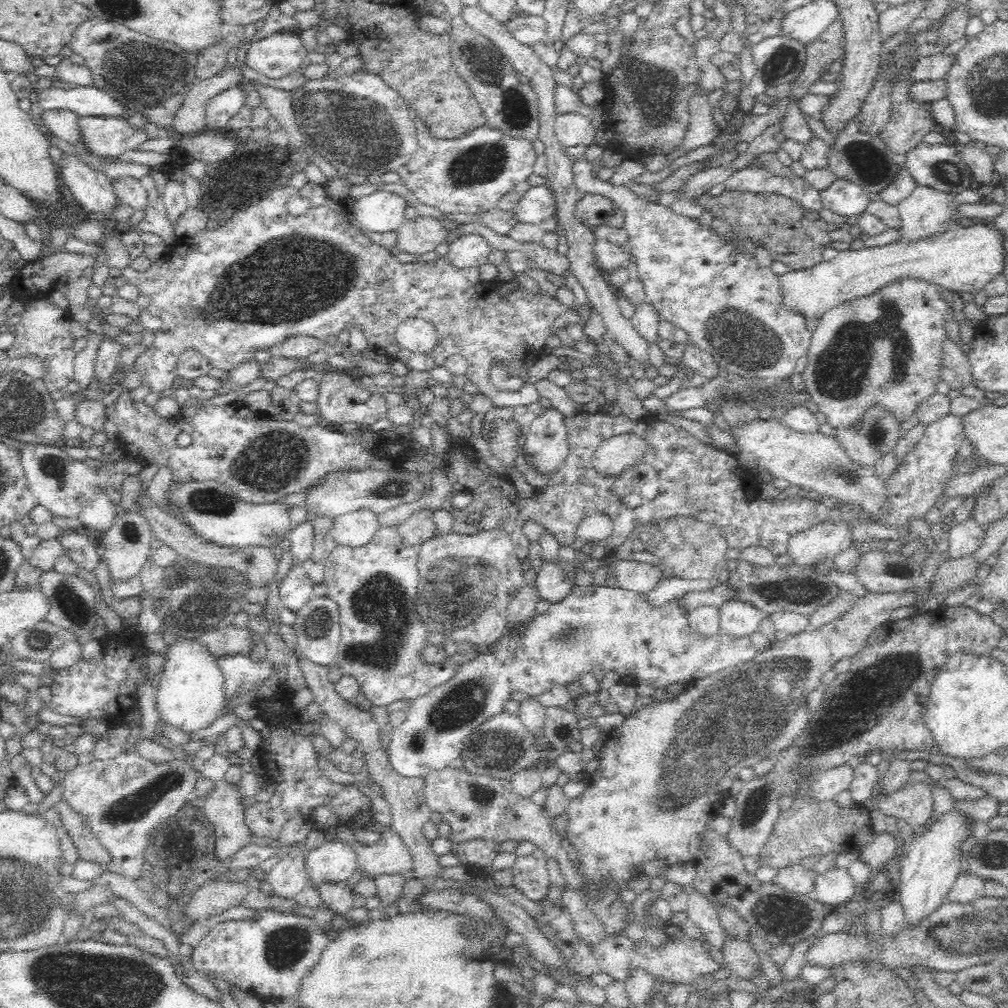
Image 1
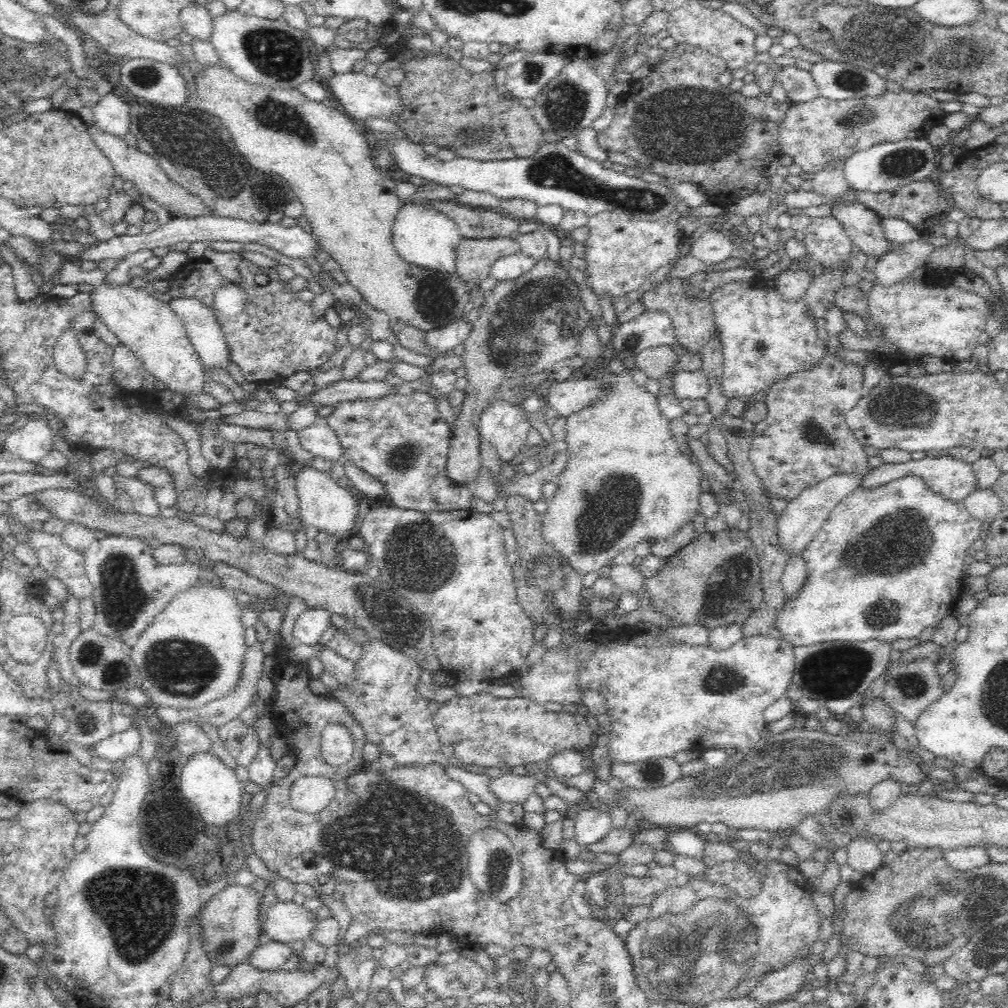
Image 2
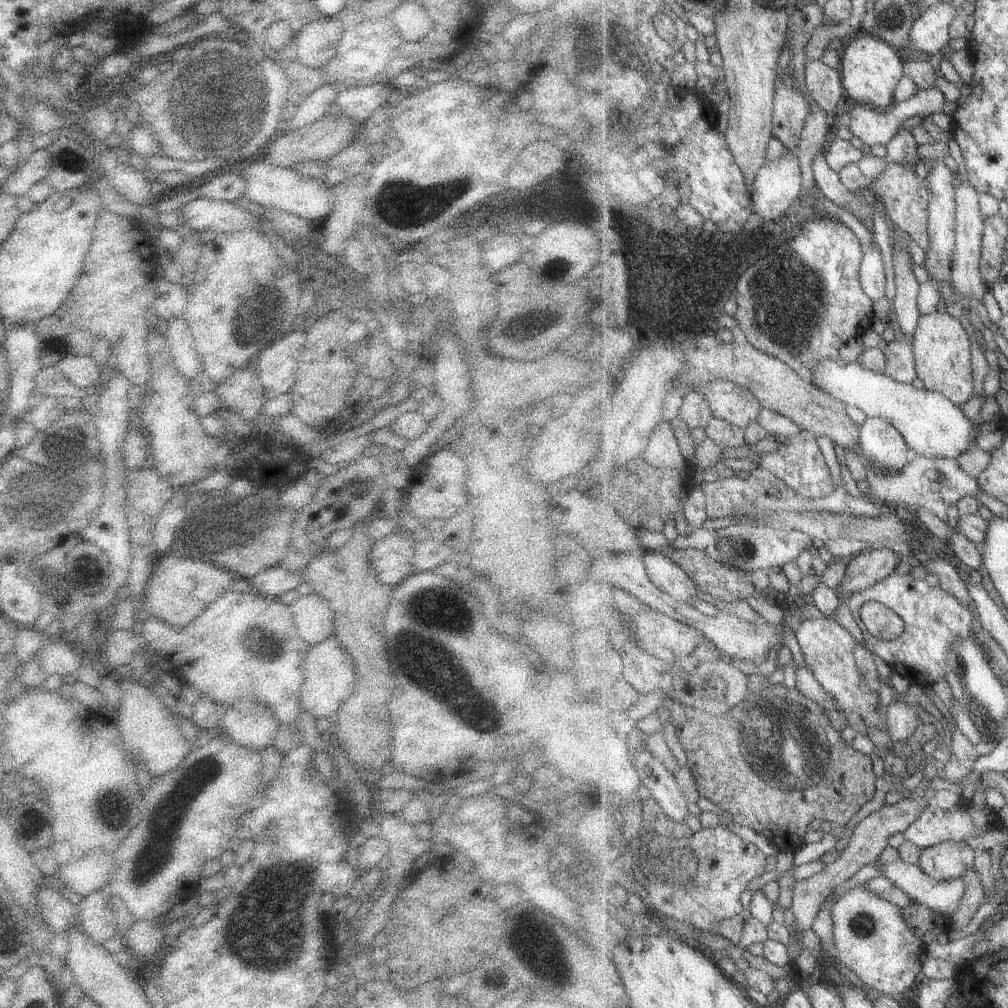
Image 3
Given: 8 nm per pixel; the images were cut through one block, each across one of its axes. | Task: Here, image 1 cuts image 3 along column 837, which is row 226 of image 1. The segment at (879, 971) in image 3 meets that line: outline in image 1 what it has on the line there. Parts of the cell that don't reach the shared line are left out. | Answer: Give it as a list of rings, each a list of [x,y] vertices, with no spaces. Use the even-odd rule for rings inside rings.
[[[918,185],[908,198],[894,207],[900,214],[902,225],[899,231],[900,242],[914,242],[924,236],[942,234],[959,225],[956,210],[959,204],[951,202],[953,194]],[[954,220],[956,225],[951,225]]]

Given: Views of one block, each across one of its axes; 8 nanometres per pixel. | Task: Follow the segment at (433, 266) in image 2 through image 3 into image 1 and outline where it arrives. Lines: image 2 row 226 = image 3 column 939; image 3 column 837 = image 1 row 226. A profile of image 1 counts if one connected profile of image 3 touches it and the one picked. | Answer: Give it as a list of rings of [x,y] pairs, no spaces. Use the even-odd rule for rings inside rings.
[[[378,187],[352,204],[351,217],[366,232],[396,232],[405,220],[407,201]]]

